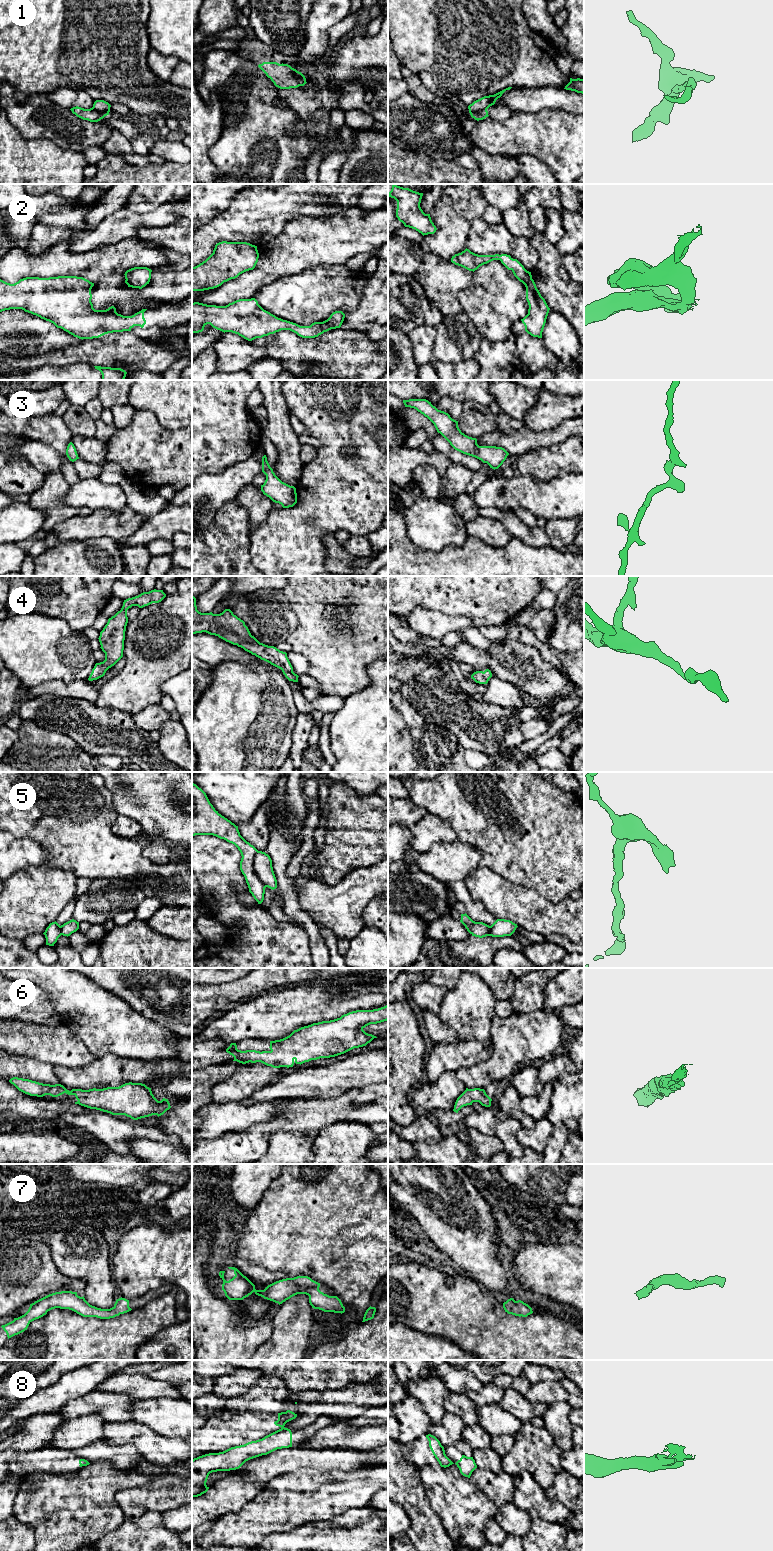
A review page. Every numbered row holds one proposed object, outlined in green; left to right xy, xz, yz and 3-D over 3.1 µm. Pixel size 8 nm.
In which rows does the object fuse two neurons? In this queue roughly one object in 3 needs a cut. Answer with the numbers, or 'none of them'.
1, 2, 5, 8

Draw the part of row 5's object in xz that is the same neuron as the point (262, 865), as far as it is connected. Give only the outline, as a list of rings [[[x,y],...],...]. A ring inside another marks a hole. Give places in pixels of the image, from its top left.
[[[256,851],[253,869],[263,884],[274,890],[277,888],[277,880],[272,867],[272,860],[268,854]]]

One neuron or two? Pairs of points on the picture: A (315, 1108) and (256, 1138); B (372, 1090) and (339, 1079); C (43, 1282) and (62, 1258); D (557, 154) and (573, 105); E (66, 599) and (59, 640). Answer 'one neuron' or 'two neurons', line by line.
A: one neuron
B: two neurons
C: two neurons
D: two neurons
E: two neurons

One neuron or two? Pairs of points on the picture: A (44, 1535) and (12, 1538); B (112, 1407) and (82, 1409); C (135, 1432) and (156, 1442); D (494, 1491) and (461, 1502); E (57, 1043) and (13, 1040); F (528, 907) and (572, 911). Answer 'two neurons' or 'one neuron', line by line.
A: two neurons
B: one neuron
C: one neuron
D: two neurons
E: one neuron
F: one neuron

